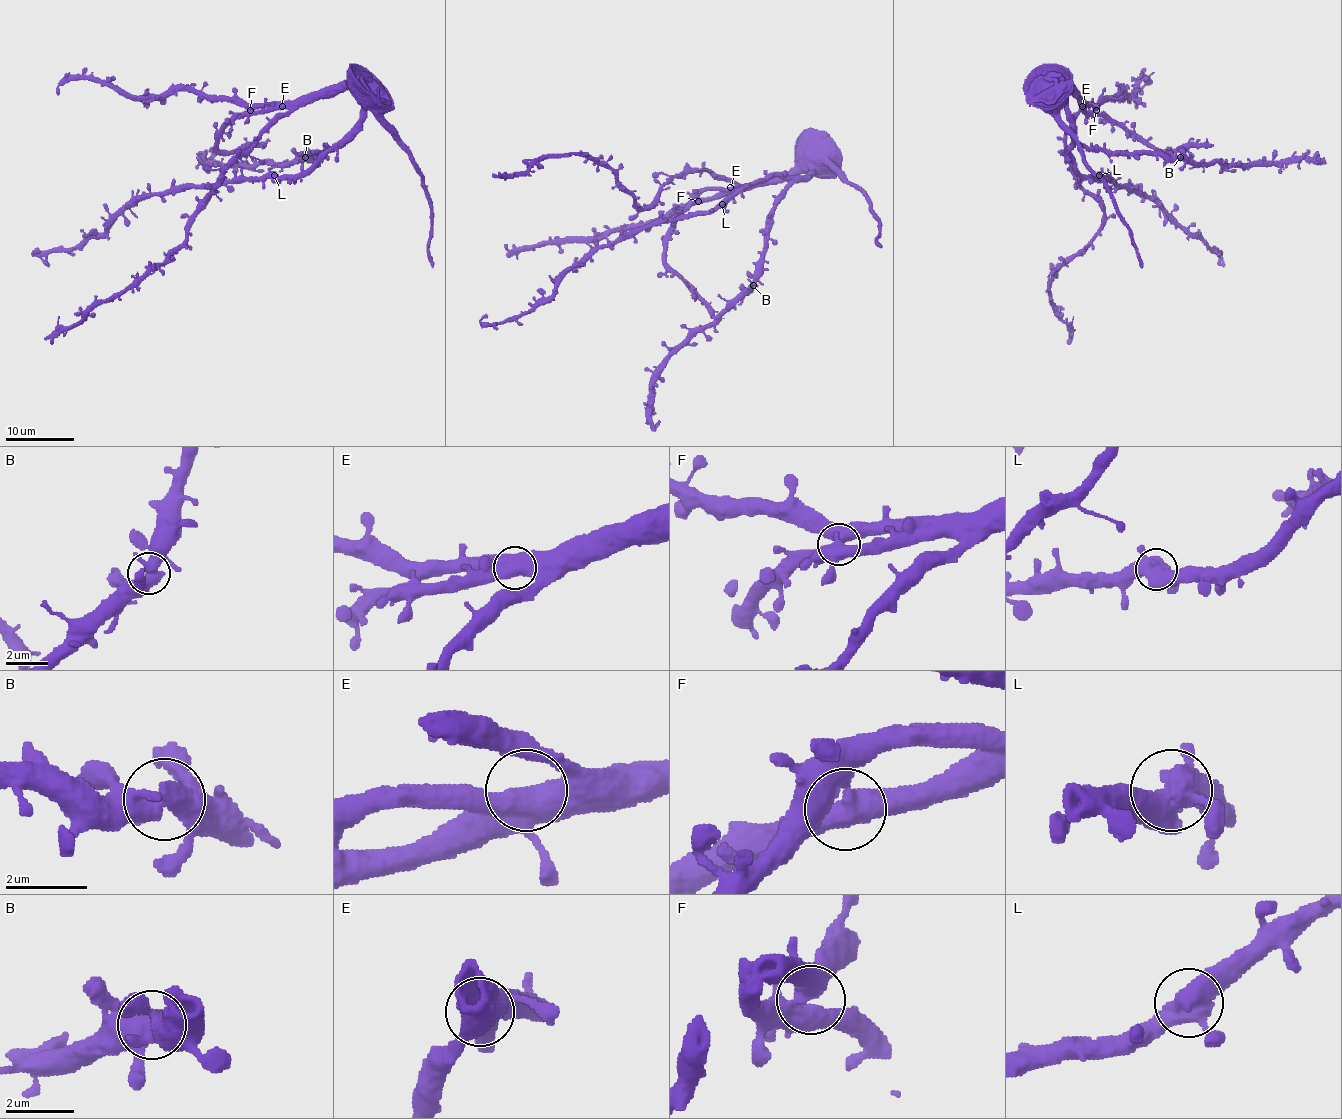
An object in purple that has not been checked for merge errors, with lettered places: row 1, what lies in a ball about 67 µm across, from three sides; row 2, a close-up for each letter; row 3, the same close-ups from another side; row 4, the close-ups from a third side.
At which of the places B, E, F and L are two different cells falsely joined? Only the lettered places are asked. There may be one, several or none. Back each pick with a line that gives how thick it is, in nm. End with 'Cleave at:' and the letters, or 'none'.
Cleave at: none

